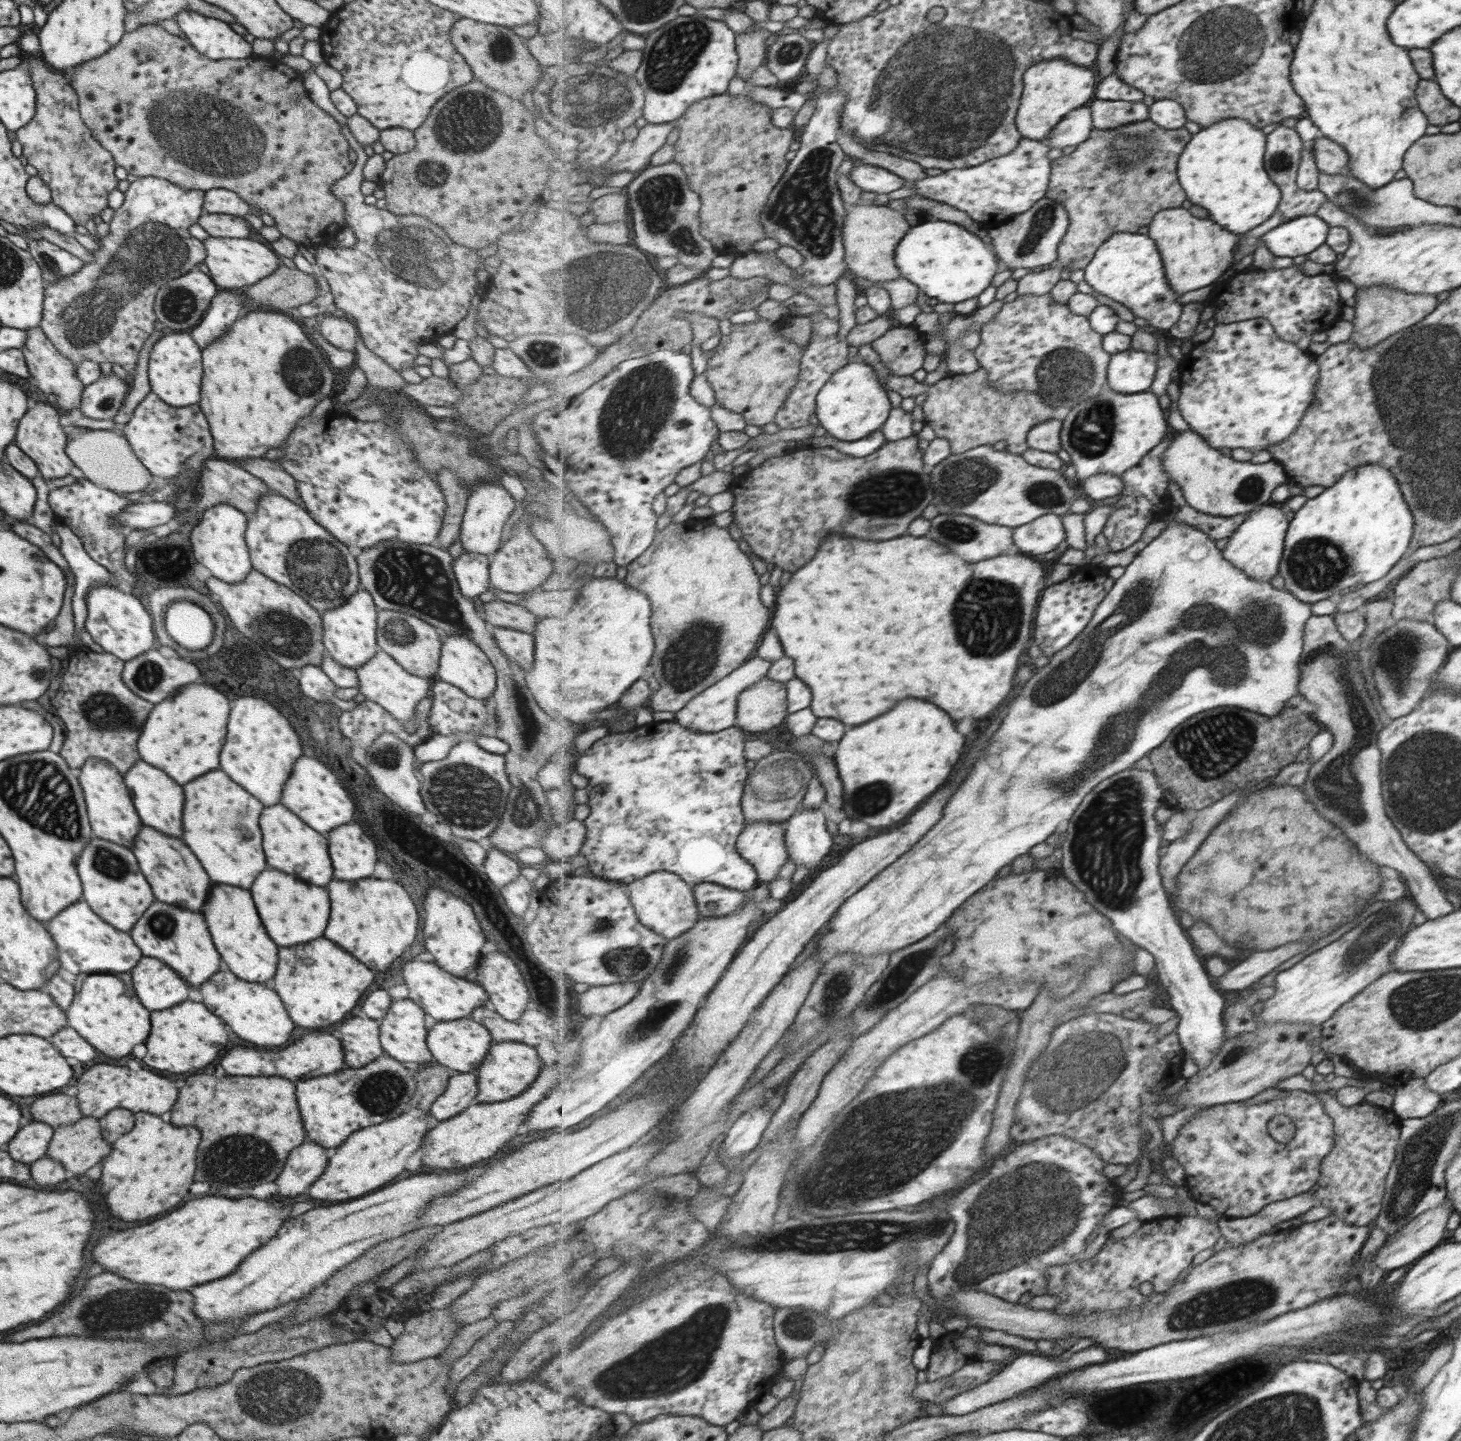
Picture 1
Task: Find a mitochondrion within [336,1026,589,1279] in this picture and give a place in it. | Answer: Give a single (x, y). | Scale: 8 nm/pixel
(382, 1092)

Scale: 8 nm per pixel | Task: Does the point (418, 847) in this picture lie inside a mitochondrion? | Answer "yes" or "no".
no

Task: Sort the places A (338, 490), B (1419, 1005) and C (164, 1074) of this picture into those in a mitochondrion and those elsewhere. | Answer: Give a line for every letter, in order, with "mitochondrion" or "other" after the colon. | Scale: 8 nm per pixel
A: other
B: mitochondrion
C: other

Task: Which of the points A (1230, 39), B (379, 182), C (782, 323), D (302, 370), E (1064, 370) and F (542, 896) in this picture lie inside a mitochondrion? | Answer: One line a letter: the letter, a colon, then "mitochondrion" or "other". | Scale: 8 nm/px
A: mitochondrion
B: other
C: other
D: mitochondrion
E: mitochondrion
F: other

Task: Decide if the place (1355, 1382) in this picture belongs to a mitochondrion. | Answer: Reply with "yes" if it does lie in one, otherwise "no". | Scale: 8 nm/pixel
no

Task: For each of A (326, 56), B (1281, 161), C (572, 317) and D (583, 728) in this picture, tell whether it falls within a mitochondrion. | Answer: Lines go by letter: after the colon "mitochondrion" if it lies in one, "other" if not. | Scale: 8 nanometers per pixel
A: other
B: mitochondrion
C: mitochondrion
D: other

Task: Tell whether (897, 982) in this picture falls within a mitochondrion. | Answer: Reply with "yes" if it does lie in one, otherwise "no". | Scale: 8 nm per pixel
yes

